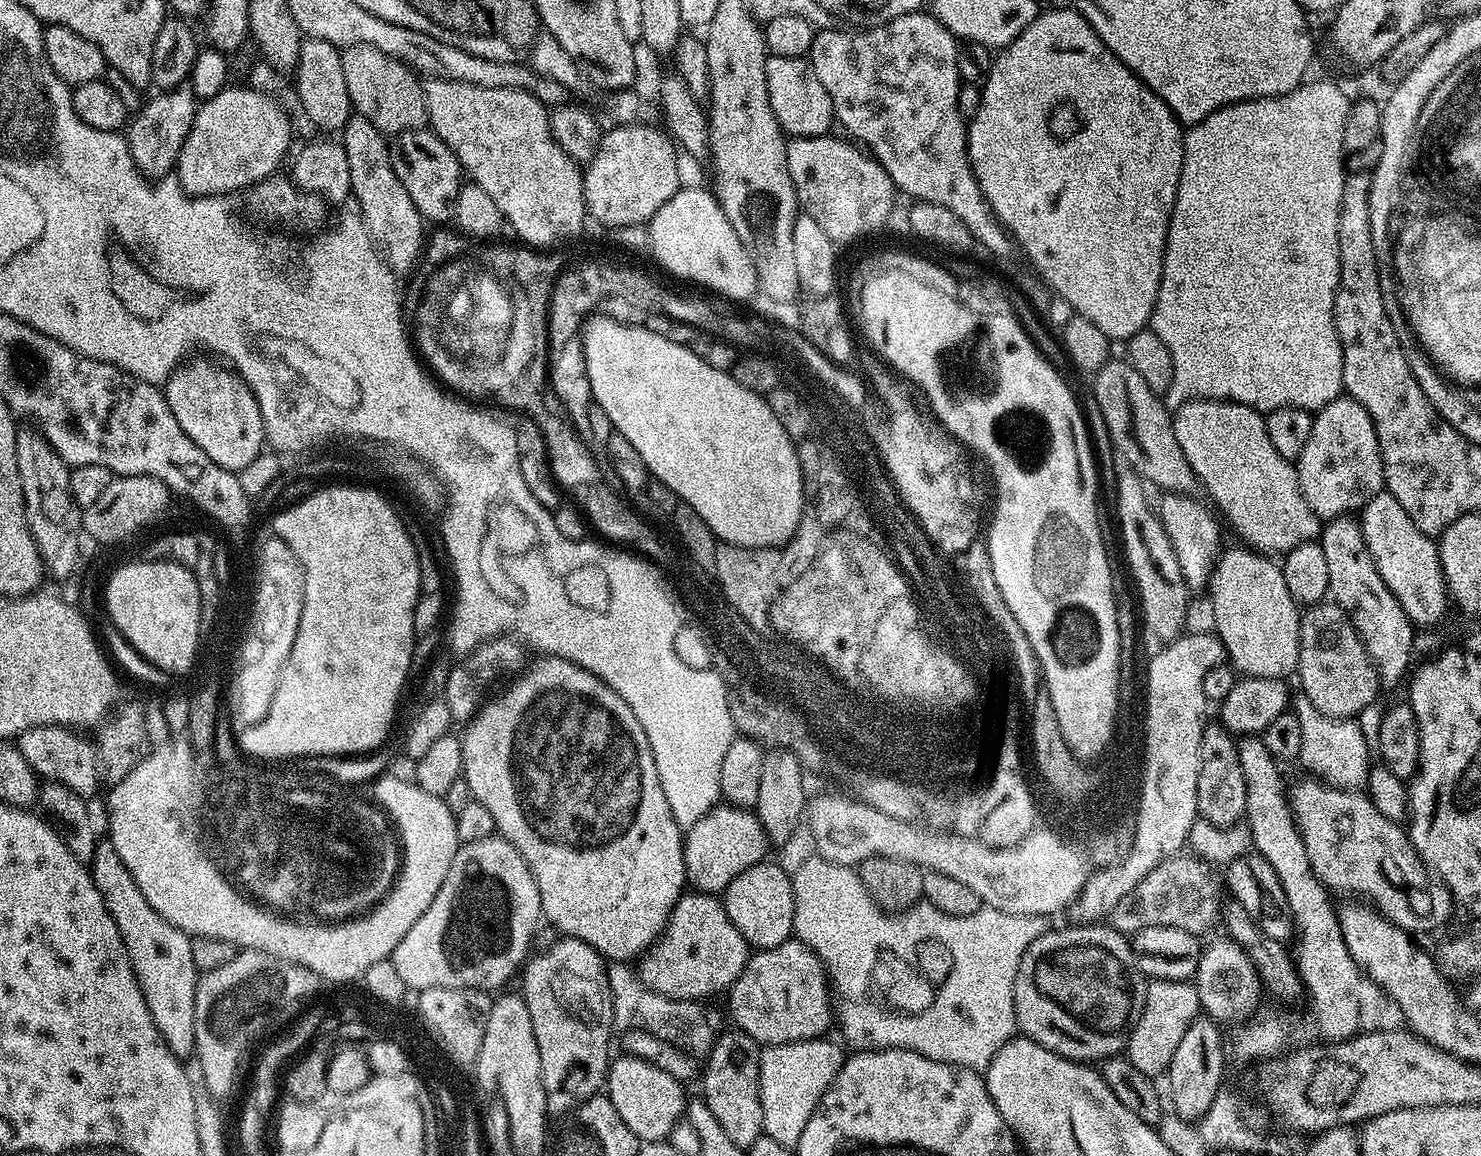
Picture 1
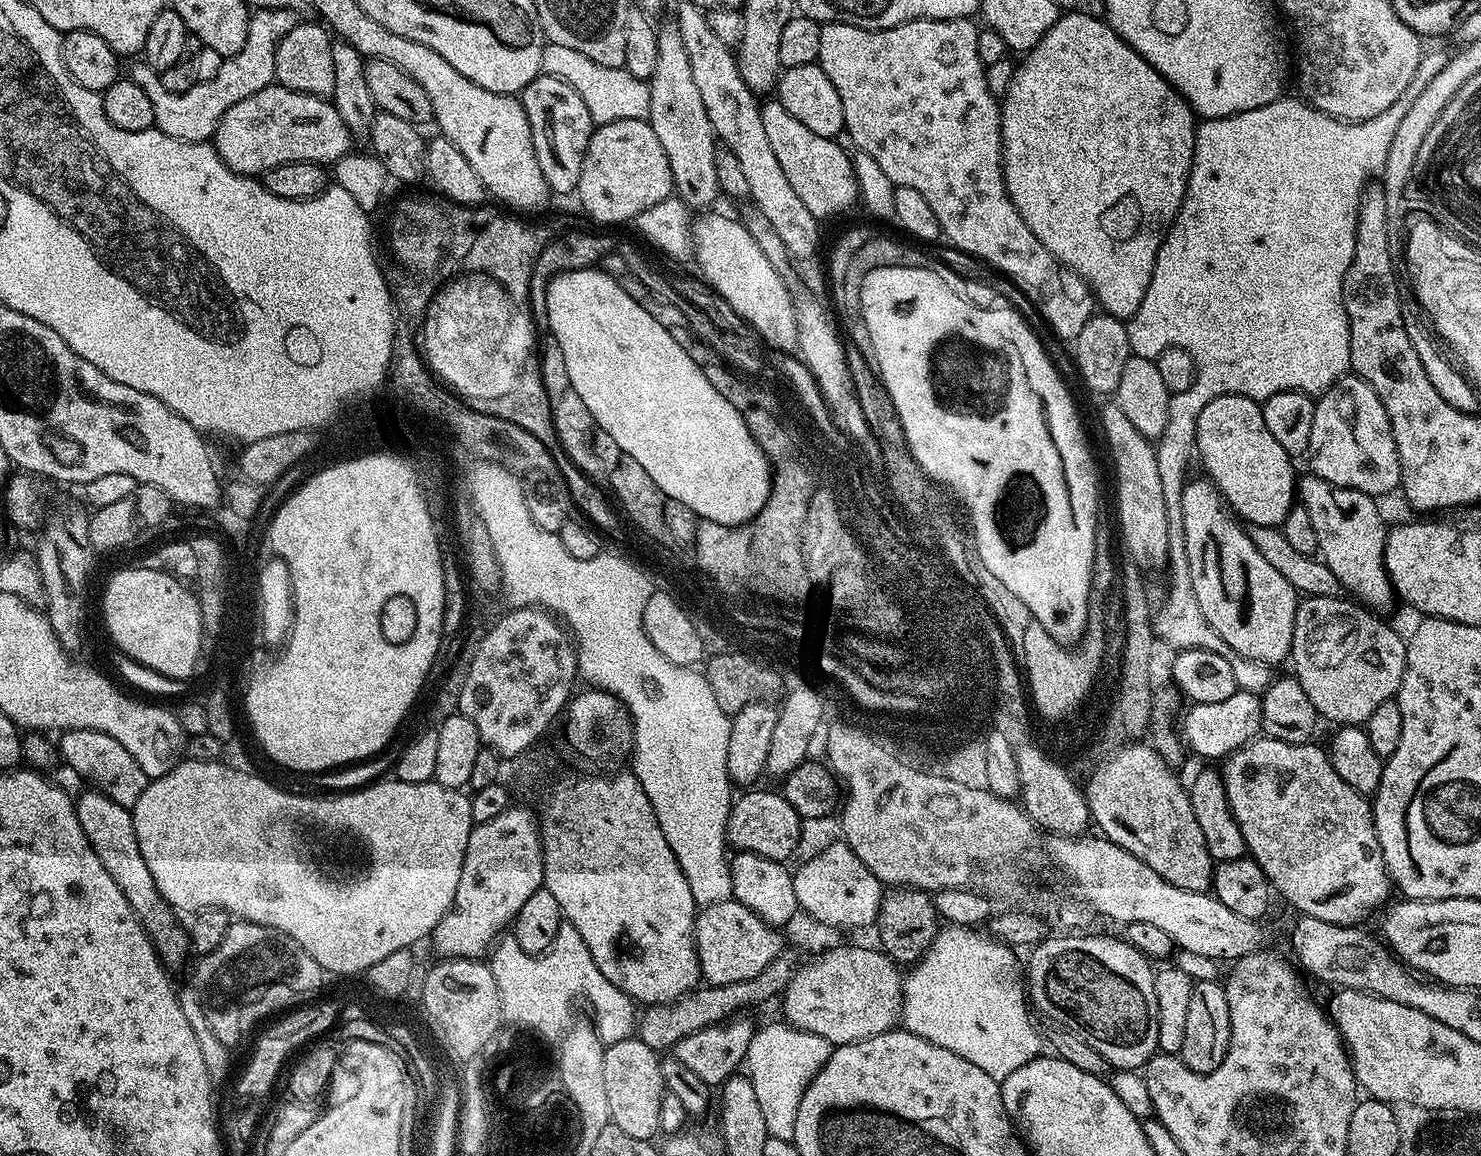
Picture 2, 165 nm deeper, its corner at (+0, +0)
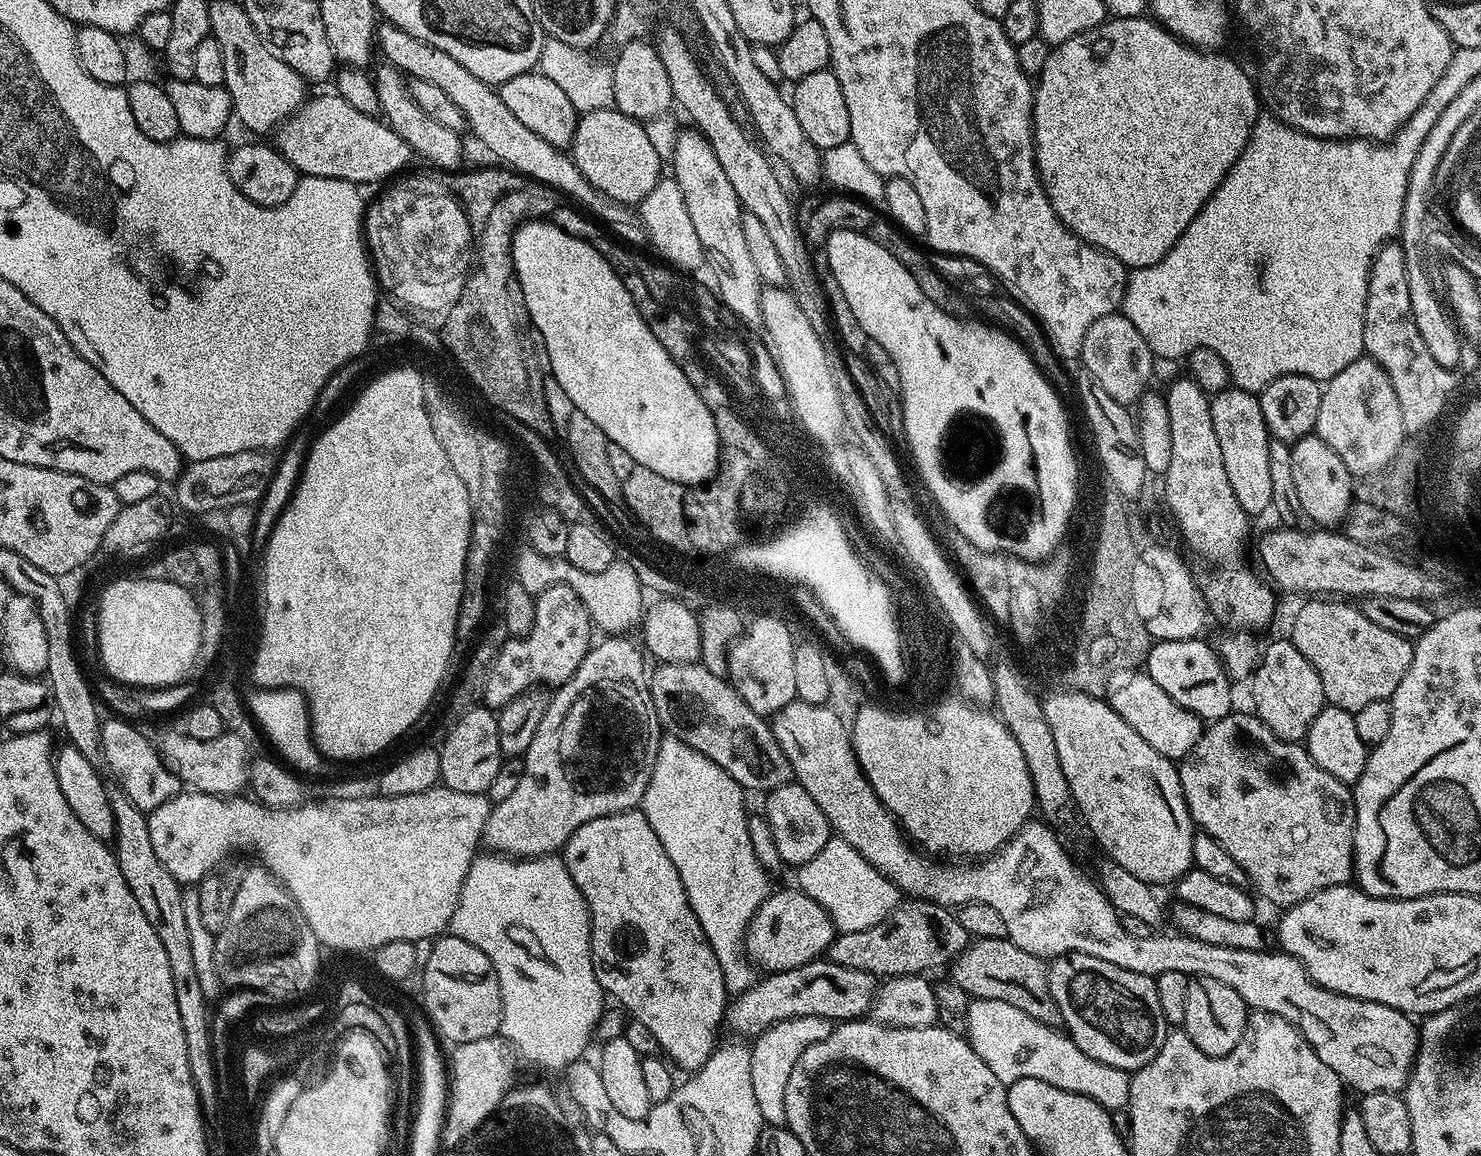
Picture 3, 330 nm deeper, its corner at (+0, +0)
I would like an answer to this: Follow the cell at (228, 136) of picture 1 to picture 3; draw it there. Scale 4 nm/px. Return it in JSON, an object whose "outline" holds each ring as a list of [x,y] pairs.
{"outline":[[[335,94],[316,96],[313,100],[312,97],[305,99],[300,109],[276,129],[274,146],[301,176],[342,178],[357,186],[372,184],[375,180],[385,179],[384,181],[387,181],[389,178],[403,173],[409,167],[409,165],[407,166],[408,159],[413,159],[414,156],[412,148],[406,146],[406,142],[402,142],[402,138],[398,138],[398,134],[394,134],[394,130],[388,127],[383,119],[362,114],[362,110],[354,110],[354,106],[350,106],[350,102],[346,102]]]}

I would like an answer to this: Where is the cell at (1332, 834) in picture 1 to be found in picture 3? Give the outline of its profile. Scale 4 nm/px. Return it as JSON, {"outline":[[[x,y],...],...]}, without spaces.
{"outline":[[[1233,710],[1220,720],[1211,721],[1203,729],[1201,737],[1188,752],[1184,759],[1179,761],[1180,781],[1182,782],[1182,794],[1186,798],[1186,806],[1192,815],[1192,822],[1203,835],[1214,838],[1238,866],[1248,876],[1248,883],[1254,889],[1257,888],[1272,904],[1279,906],[1291,906],[1302,902],[1307,896],[1320,892],[1323,888],[1332,888],[1335,884],[1347,884],[1353,879],[1354,869],[1352,866],[1352,835],[1356,825],[1356,802],[1354,792],[1349,785],[1338,782],[1326,770],[1322,770],[1310,758],[1307,747],[1303,743],[1290,740],[1279,740],[1260,719],[1251,711],[1239,712]]]}

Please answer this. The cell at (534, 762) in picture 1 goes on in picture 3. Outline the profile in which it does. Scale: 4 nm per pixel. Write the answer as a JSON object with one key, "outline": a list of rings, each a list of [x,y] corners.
{"outline":[[[640,810],[619,812],[602,818],[594,818],[594,822],[586,822],[586,826],[578,826],[578,830],[574,830],[574,834],[562,849],[562,859],[570,878],[574,882],[574,886],[578,886],[578,890],[588,907],[588,917],[592,923],[592,965],[601,988],[611,999],[613,996],[617,1000],[615,1003],[625,1013],[630,1014],[631,1019],[642,1022],[642,1026],[646,1026],[646,1030],[650,1030],[650,1034],[654,1034],[659,1051],[677,1069],[679,1069],[678,1067],[685,1068],[685,1073],[688,1074],[695,1072],[707,1060],[711,1059],[712,1051],[718,1046],[716,1031],[722,1028],[725,1023],[726,1009],[730,1003],[730,993],[728,987],[724,985],[722,966],[718,962],[718,958],[714,954],[714,950],[710,946],[710,942],[706,938],[706,934],[686,898],[686,890],[682,886],[682,880],[678,878],[678,872],[674,870],[674,864],[670,862],[670,858],[666,858],[666,850],[662,846],[662,842],[658,842],[658,834],[654,834],[654,826],[650,826],[650,822],[646,822],[644,813]]]}

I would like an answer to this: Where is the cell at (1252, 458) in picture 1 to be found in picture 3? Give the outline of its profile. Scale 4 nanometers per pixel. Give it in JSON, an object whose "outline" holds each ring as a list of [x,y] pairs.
{"outline":[[[1235,386],[1223,388],[1222,391],[1215,393],[1211,397],[1212,405],[1210,406],[1210,418],[1214,418],[1214,434],[1218,434],[1218,446],[1222,446],[1222,462],[1226,462],[1226,478],[1230,478],[1230,486],[1234,490],[1234,498],[1238,498],[1238,506],[1242,506],[1242,510],[1247,512],[1249,517],[1256,518],[1259,512],[1268,512],[1272,507],[1272,495],[1270,494],[1270,450],[1268,446],[1269,435],[1266,426],[1266,418],[1262,418],[1262,406],[1260,405],[1259,395],[1247,392]]]}

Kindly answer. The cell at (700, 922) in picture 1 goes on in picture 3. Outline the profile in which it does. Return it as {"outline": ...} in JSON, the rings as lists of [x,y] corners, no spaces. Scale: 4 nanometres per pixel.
{"outline":[[[796,886],[784,888],[768,896],[756,913],[751,913],[744,934],[747,959],[764,967],[765,973],[794,970],[811,960],[819,960],[827,953],[838,931],[831,916],[818,902]]]}

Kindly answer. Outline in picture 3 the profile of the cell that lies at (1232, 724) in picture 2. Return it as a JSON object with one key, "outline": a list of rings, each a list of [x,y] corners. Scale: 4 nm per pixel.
{"outline":[[[1132,674],[1127,679],[1129,680],[1121,688],[1111,689],[1112,709],[1168,760],[1178,762],[1184,759],[1201,737],[1203,720],[1174,703],[1170,694],[1166,694],[1166,690],[1162,690],[1162,686],[1154,682],[1154,678],[1146,674]]]}

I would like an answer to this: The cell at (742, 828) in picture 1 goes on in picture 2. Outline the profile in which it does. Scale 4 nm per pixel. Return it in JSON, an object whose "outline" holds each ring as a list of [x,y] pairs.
{"outline":[[[748,790],[745,792],[748,792],[745,794],[745,796],[737,795],[735,797],[732,809],[730,810],[730,814],[728,815],[728,825],[726,826],[726,830],[724,831],[725,836],[728,838],[728,843],[731,845],[733,849],[735,849],[736,852],[753,852],[754,854],[758,854],[762,858],[770,858],[771,860],[779,860],[781,862],[788,862],[788,859],[795,857],[797,855],[796,853],[796,847],[799,844],[799,832],[800,832],[800,825],[802,819],[800,818],[797,810],[794,810],[794,806],[790,804],[786,800],[783,794],[781,794],[779,791],[776,792],[752,792],[756,790]]]}

